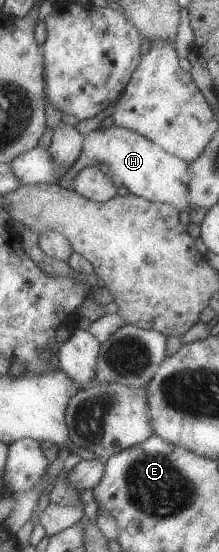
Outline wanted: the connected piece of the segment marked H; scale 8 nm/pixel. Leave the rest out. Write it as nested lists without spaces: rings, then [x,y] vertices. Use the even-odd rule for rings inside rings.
[[[115,124],[107,128],[97,127],[85,135],[83,148],[91,160],[106,165],[117,175],[130,194],[153,202],[174,205],[180,211],[190,209],[189,185],[194,179],[190,171],[191,163],[168,153],[161,145],[154,143],[145,135]]]

